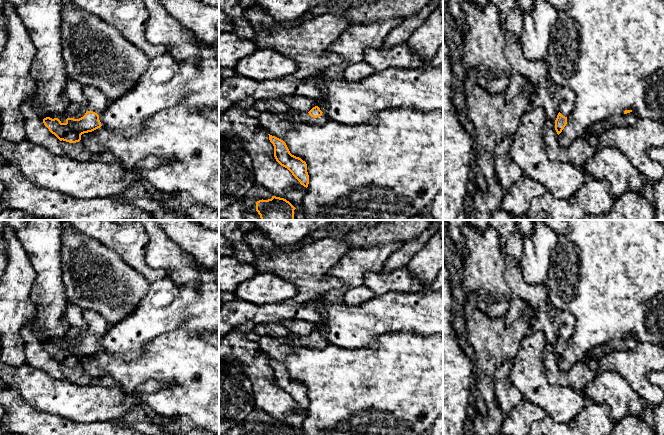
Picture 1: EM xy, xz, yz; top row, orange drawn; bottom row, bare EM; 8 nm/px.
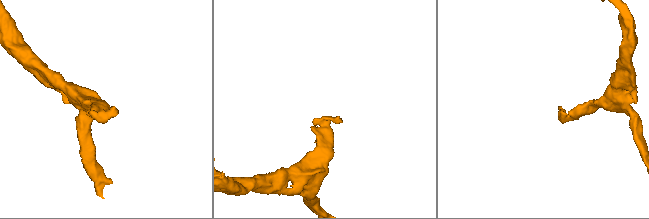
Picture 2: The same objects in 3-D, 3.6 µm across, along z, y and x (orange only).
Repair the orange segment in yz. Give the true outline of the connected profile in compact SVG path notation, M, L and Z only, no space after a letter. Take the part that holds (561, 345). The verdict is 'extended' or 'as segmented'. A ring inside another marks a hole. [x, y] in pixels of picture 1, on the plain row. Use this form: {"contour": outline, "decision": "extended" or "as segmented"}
{"contour": "M554 306L550 308L550 313L560 323L560 336L555 344L555 354L559 359L567 348L567 341L575 332L575 318L570 312L556 309Z", "decision": "extended"}

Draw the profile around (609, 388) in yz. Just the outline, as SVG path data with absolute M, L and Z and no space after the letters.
M600 370L595 379L585 387L584 394L589 396L593 402L606 405L614 423L618 423L625 416L642 418L645 401L618 373Z

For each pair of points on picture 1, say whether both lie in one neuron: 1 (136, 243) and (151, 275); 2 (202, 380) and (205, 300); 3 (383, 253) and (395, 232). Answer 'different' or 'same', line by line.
1: same
2: different
3: different

